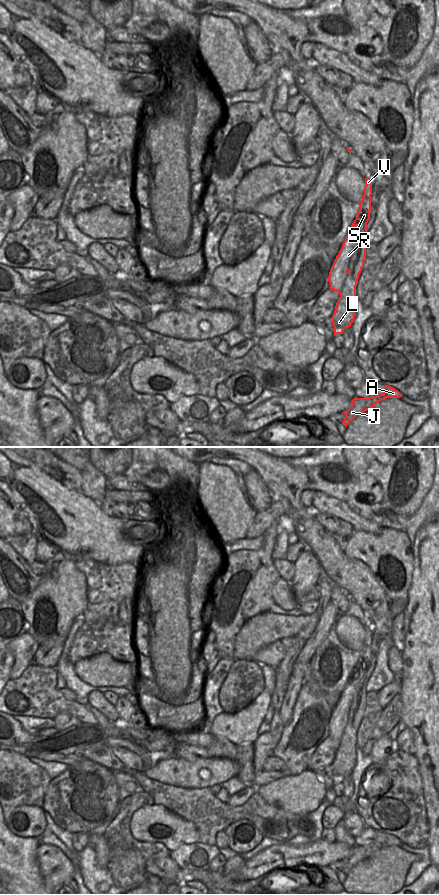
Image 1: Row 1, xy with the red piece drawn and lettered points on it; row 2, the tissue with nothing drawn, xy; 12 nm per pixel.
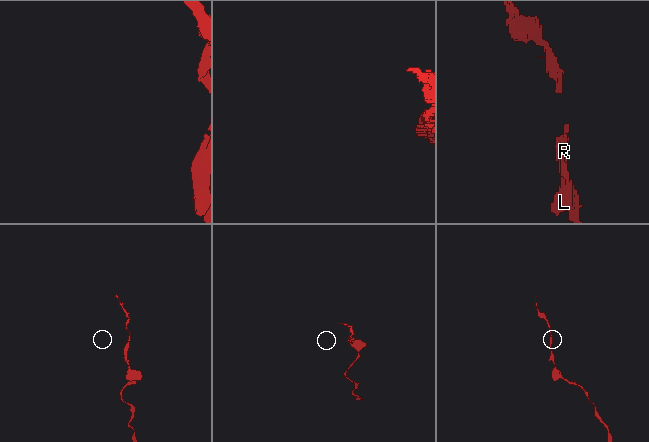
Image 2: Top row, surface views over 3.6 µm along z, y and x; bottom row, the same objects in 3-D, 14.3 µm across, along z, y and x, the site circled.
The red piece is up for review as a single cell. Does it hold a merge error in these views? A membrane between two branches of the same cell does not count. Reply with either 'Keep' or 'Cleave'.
Cleave.

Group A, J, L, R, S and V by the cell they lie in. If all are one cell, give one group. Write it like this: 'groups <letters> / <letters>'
groups A J R S V / L

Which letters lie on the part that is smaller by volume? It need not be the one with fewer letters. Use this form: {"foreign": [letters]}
{"foreign": ["L"]}

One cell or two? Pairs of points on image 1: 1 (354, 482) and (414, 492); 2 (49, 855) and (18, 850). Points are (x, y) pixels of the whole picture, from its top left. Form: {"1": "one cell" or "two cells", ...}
{"1": "two cells", "2": "two cells"}

